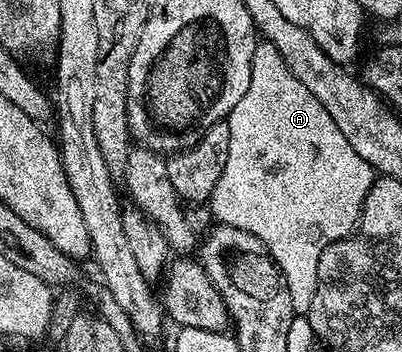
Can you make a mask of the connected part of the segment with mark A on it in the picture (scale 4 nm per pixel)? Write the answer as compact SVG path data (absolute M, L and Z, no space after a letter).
M265 40L255 41L254 55L252 56L252 66L250 68L250 79L248 80L248 90L232 108L229 119L230 139L228 140L228 160L224 164L224 172L220 172L220 180L216 180L216 188L210 194L209 208L213 217L223 226L240 228L244 232L250 232L256 236L268 248L268 252L273 256L274 263L280 268L284 280L288 284L288 296L292 296L292 308L295 315L305 316L310 310L312 296L316 296L316 284L318 283L318 261L326 246L339 242L341 238L347 237L357 227L358 217L362 214L362 205L372 188L376 177L376 171L356 154L355 149L348 140L344 138L332 116L324 110L324 105L312 96L304 84L300 84L288 66L284 62L283 56Z

